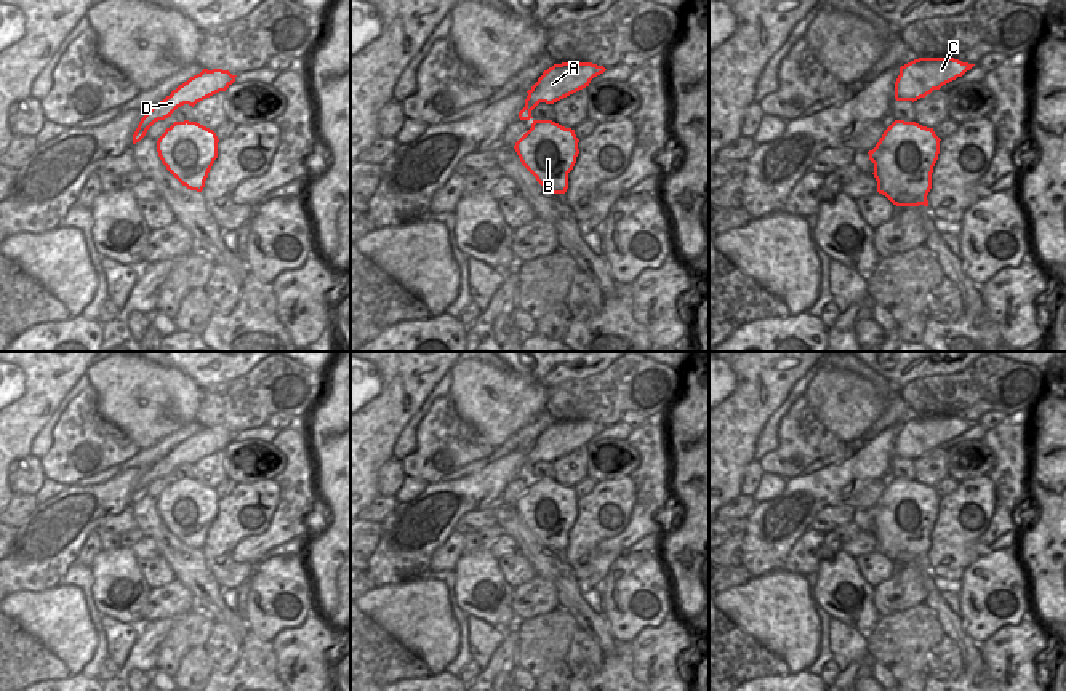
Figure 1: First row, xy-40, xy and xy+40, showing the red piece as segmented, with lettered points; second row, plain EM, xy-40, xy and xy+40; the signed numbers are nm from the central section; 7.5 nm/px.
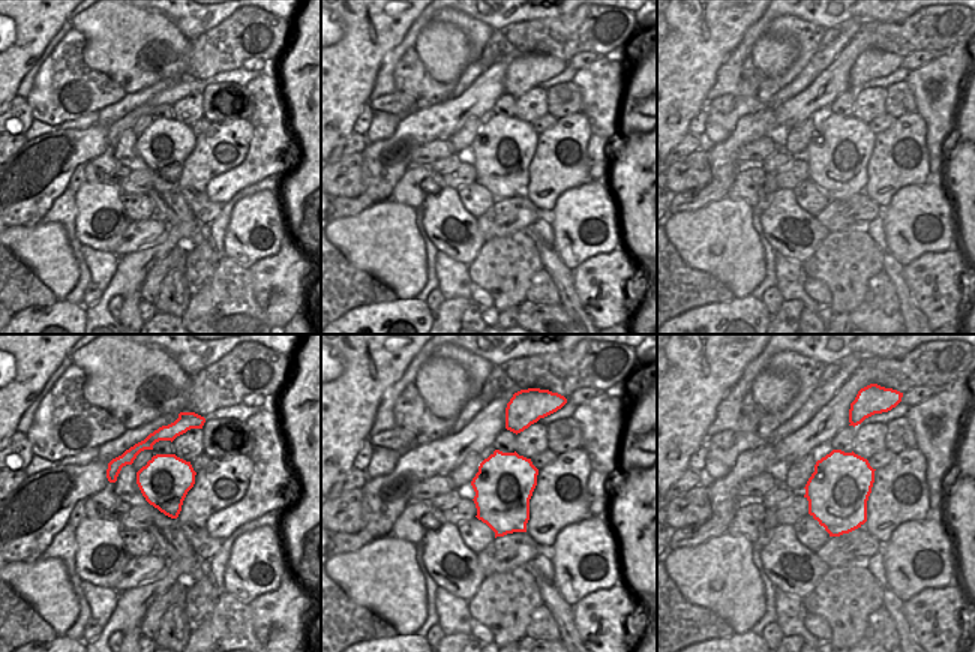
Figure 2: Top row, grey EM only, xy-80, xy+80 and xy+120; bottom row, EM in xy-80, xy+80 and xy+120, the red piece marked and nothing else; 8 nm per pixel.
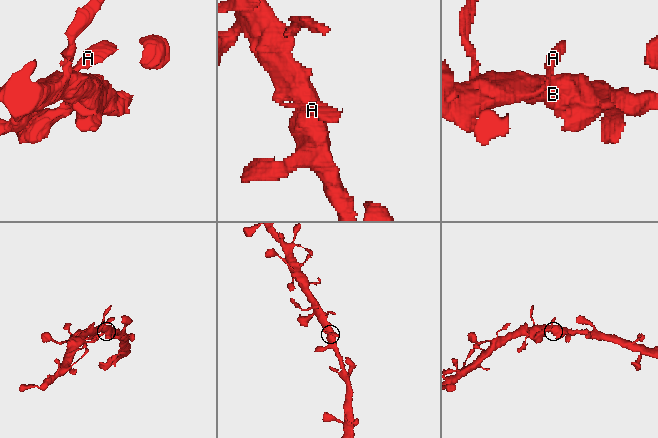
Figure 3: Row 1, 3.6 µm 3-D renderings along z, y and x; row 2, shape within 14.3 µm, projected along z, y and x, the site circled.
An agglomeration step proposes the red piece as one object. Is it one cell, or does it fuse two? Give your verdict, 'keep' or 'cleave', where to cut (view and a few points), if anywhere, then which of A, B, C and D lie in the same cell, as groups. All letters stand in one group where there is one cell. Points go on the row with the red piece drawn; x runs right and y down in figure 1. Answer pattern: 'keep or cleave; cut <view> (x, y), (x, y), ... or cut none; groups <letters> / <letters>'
keep; cut none; groups A B C D

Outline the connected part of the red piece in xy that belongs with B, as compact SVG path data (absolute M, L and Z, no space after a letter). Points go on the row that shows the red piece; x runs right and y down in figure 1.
M592 62L554 64L527 91L525 107L519 112L520 120L533 120L531 128L515 142L514 149L522 165L536 181L552 194L565 194L568 173L579 154L579 139L575 130L552 120L535 120L531 110L539 104L554 104L586 86L607 69Z

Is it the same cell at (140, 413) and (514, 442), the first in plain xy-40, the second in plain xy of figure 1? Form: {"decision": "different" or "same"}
{"decision": "different"}

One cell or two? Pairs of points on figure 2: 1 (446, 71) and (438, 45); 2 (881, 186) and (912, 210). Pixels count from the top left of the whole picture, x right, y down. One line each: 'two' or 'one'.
1: one
2: two

